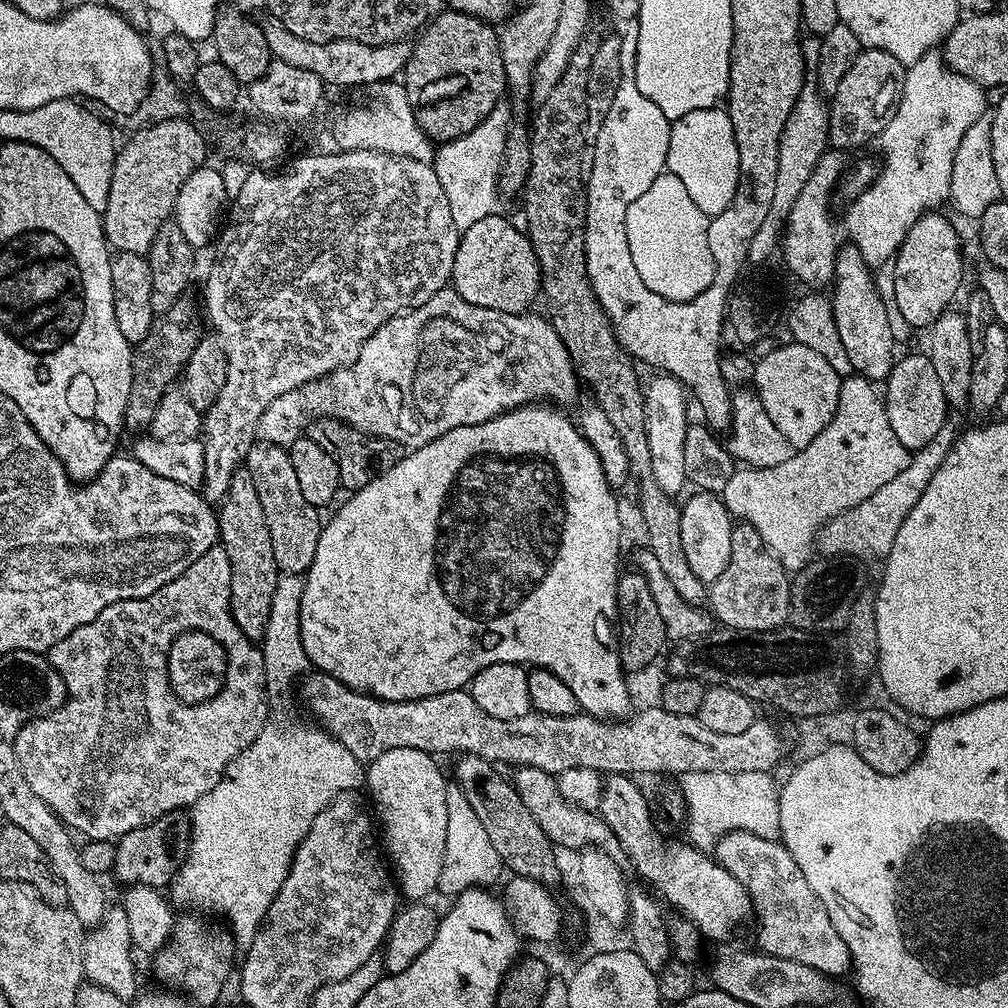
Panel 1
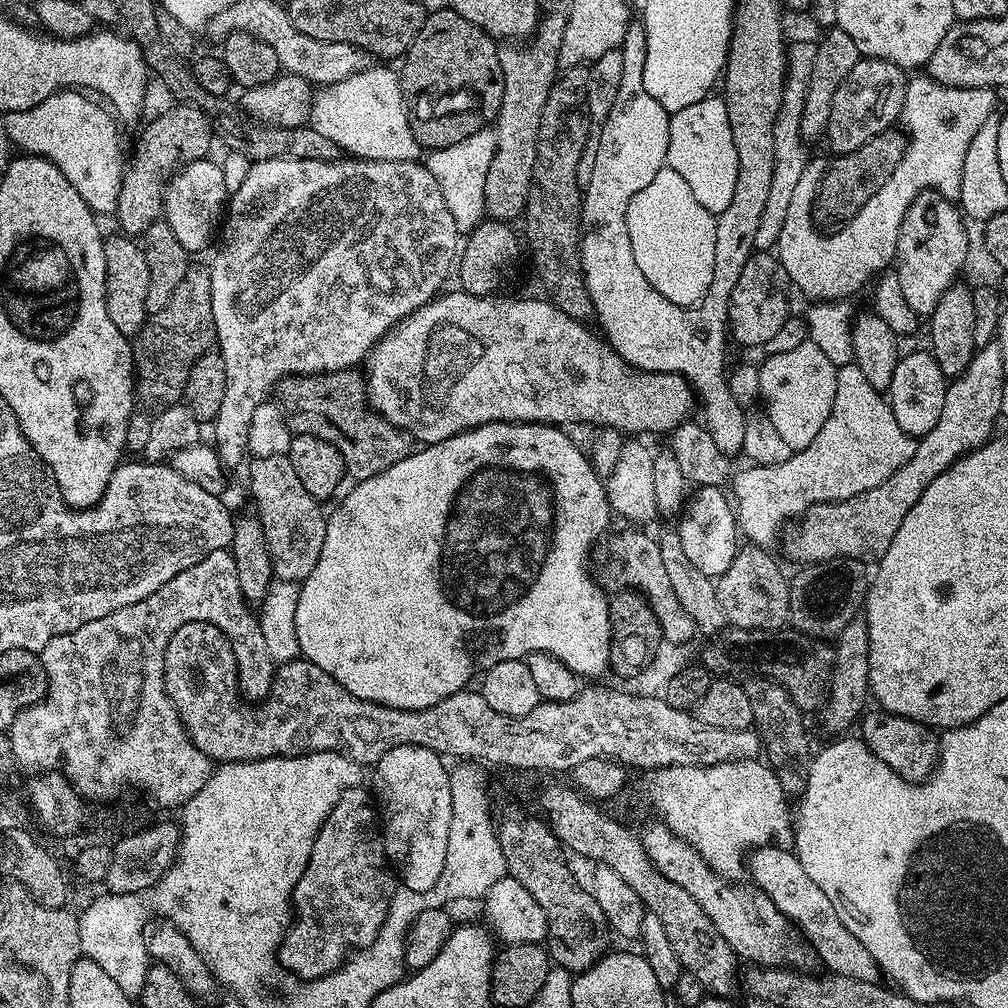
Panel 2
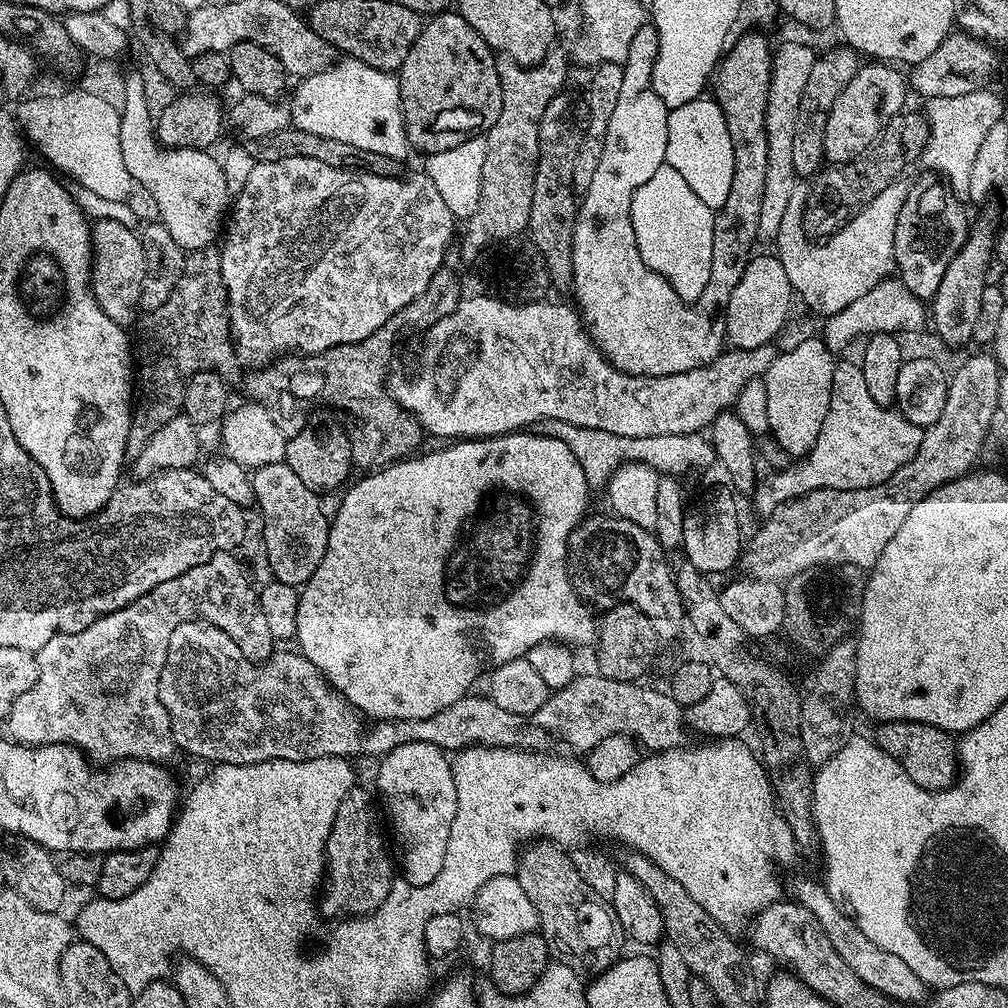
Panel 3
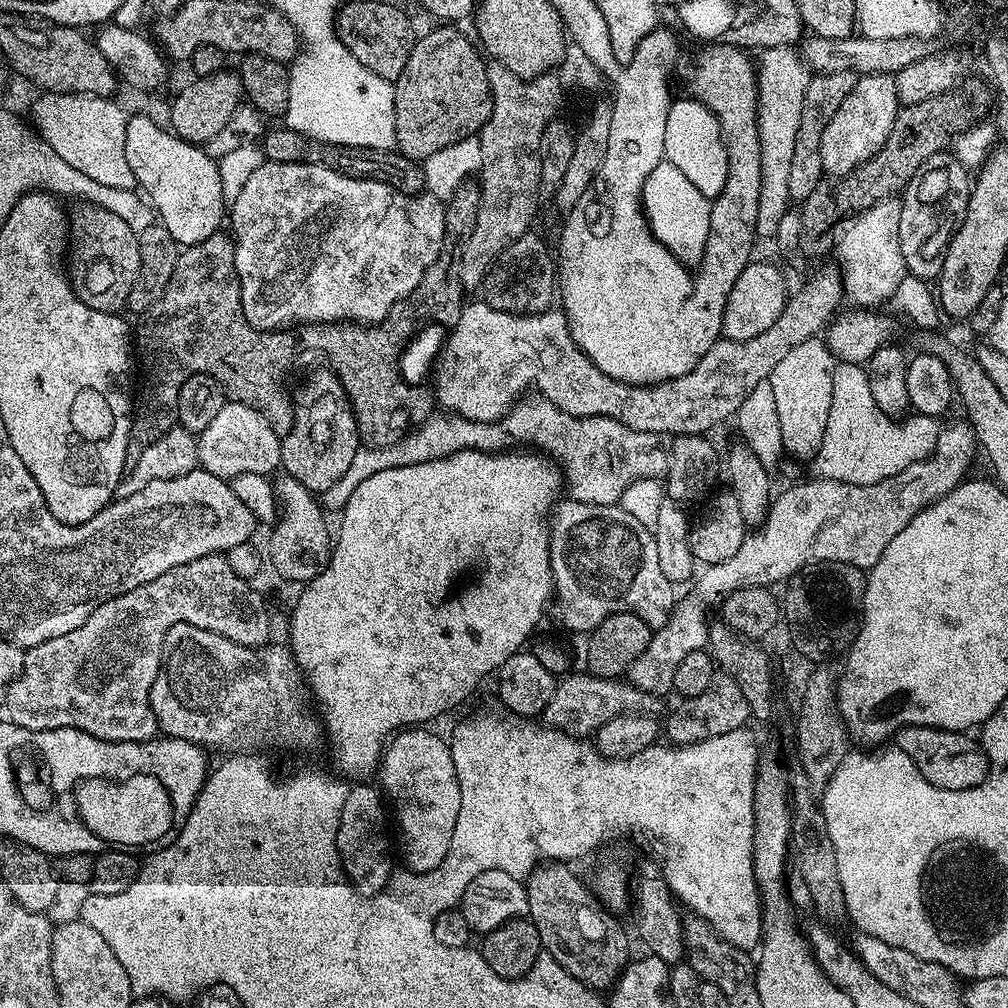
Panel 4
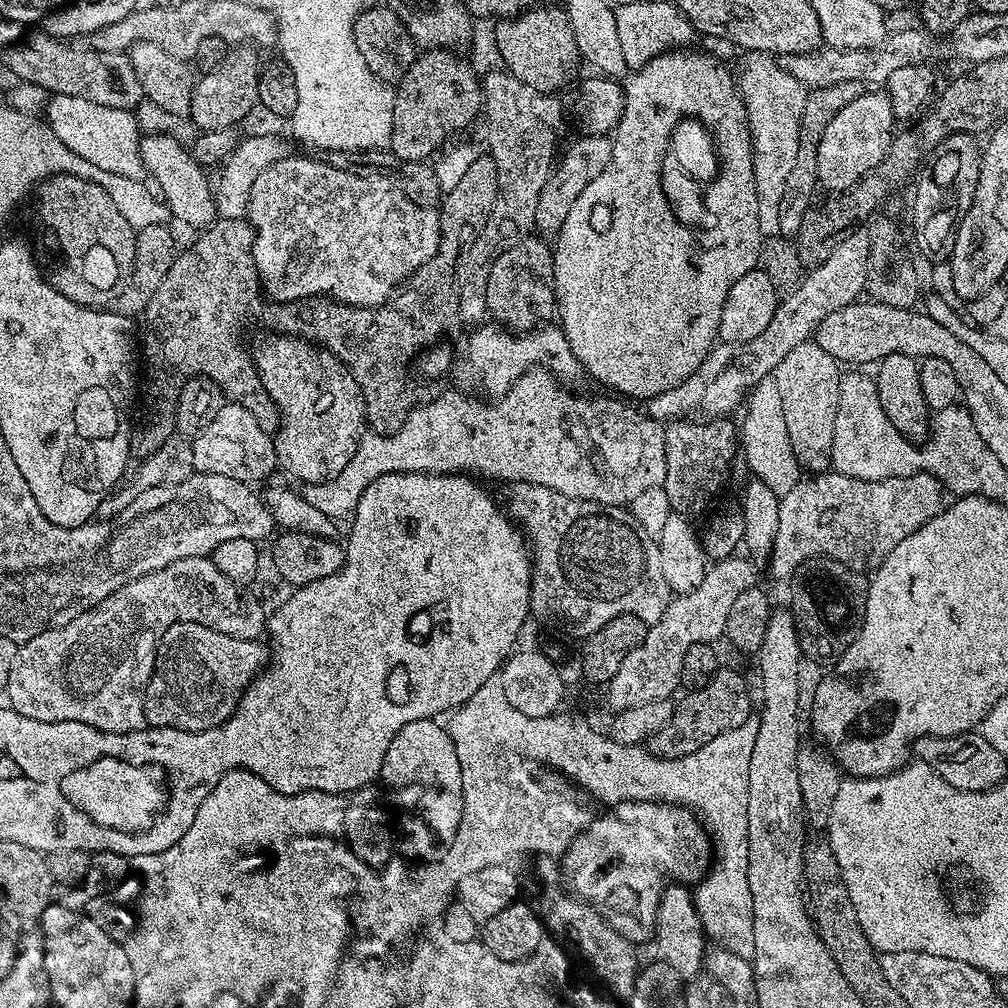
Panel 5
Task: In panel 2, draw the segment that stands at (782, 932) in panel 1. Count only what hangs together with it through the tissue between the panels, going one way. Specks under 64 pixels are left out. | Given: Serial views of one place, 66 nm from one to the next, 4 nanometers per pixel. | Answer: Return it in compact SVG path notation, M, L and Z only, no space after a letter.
M775 846L755 849L750 856L750 872L751 868L751 883L768 895L785 920L801 928L799 931L803 939L810 945L818 960L828 967L829 973L871 984L881 979L882 973L866 946L862 946L858 938L854 938L854 934L850 934L850 930L842 926L842 922L834 914L834 906L830 906L830 898L826 898L826 894L822 894L822 890L814 886L810 874L802 870L795 851Z

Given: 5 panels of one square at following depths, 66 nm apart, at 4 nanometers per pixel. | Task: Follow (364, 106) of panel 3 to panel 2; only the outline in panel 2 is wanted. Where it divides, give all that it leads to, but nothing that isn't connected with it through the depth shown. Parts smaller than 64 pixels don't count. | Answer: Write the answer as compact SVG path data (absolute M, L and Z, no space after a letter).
M369 66L366 71L354 74L342 82L321 87L315 93L310 105L310 127L318 130L318 134L322 134L322 138L330 138L330 142L334 142L345 153L361 160L419 161L422 149L412 133L410 108L406 103L406 93L402 87L401 77L392 76L391 70L388 69L391 67L380 67L384 68Z

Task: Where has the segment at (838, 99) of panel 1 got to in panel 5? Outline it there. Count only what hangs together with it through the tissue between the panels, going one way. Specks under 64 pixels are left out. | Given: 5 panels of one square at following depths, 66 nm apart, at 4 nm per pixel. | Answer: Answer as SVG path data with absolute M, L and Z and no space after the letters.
M866 90L850 102L826 126L822 142L818 142L818 170L816 179L829 188L829 193L844 192L854 187L868 172L872 172L882 158L886 158L894 135L894 117L890 98L884 90Z

